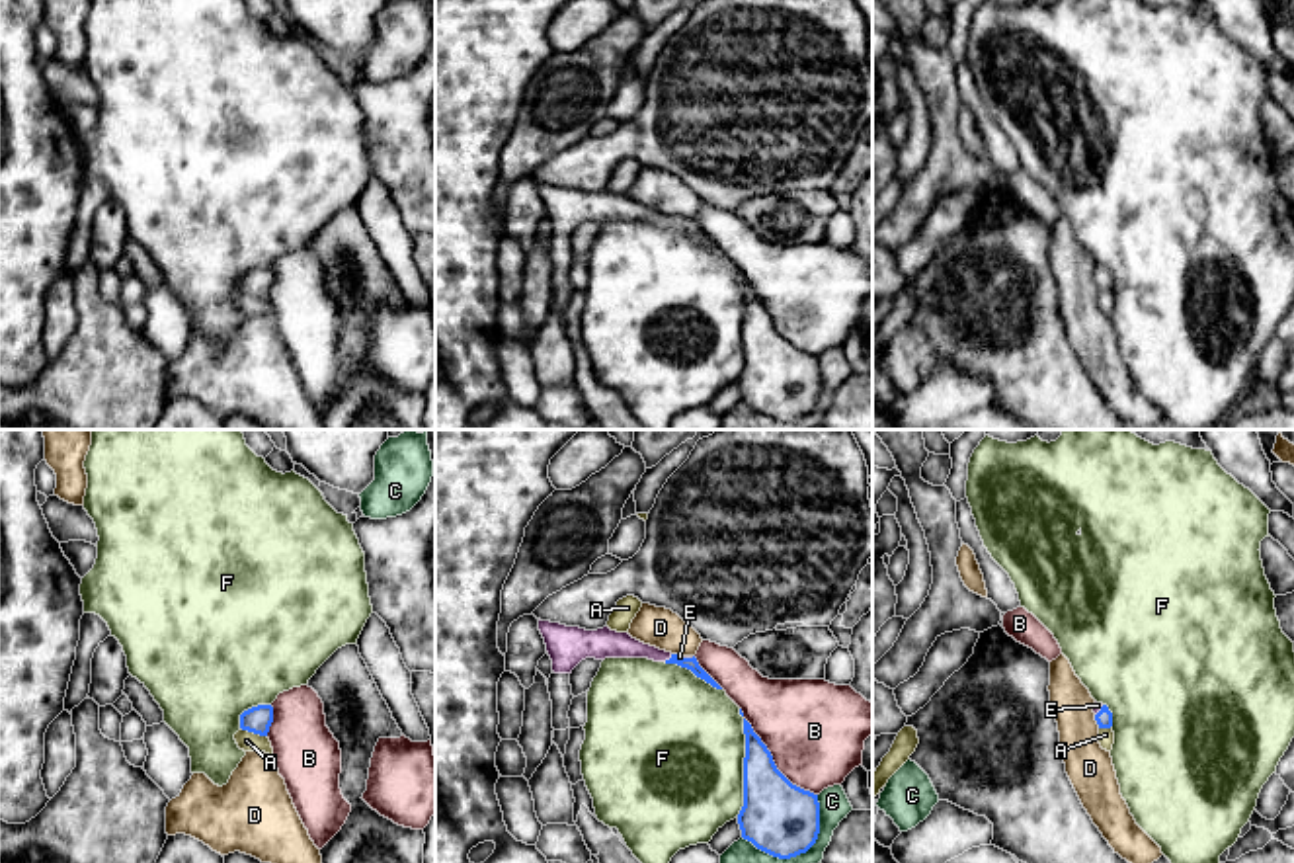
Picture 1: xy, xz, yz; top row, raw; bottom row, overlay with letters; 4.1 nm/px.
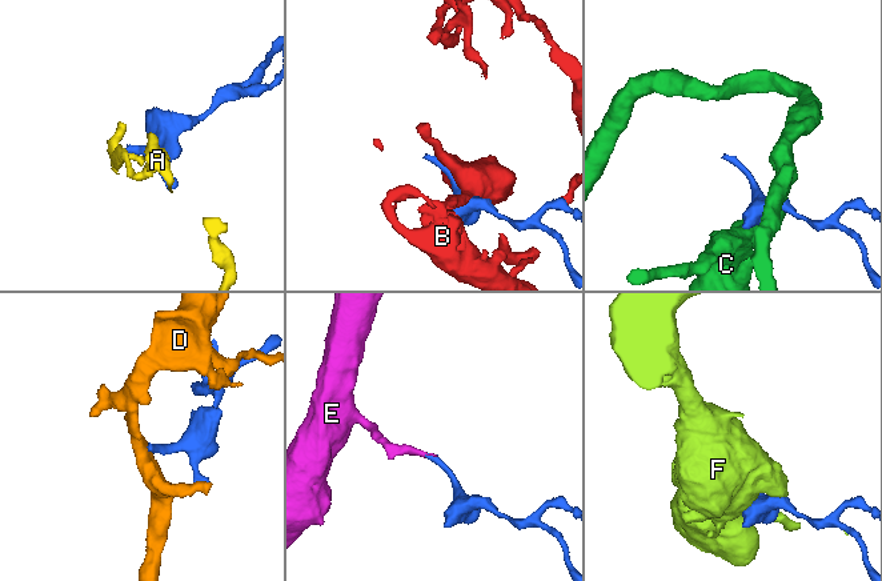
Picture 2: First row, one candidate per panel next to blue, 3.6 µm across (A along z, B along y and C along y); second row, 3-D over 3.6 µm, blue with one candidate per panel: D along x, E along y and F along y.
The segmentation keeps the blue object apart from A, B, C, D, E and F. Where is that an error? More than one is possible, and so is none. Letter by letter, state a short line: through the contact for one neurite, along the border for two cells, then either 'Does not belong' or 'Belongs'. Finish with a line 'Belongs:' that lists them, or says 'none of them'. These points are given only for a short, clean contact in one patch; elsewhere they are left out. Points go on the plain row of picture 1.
A: Line: xy (241, 289), (266, 299). Does not belong
B: Does not belong
C: Does not belong
D: Line: yz (1093, 278), (1099, 289). Does not belong
E: Line: xz (691, 227), (670, 221), (611, 207). Belongs
F: Does not belong
Belongs: E

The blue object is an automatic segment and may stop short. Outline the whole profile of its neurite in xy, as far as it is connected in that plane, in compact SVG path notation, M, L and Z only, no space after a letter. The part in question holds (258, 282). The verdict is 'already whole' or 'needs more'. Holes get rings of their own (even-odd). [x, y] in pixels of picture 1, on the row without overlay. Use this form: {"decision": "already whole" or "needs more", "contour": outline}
{"decision": "already whole", "contour": "M258 267L240 277L240 291L260 299L267 299L271 285L273 285L271 267Z"}

